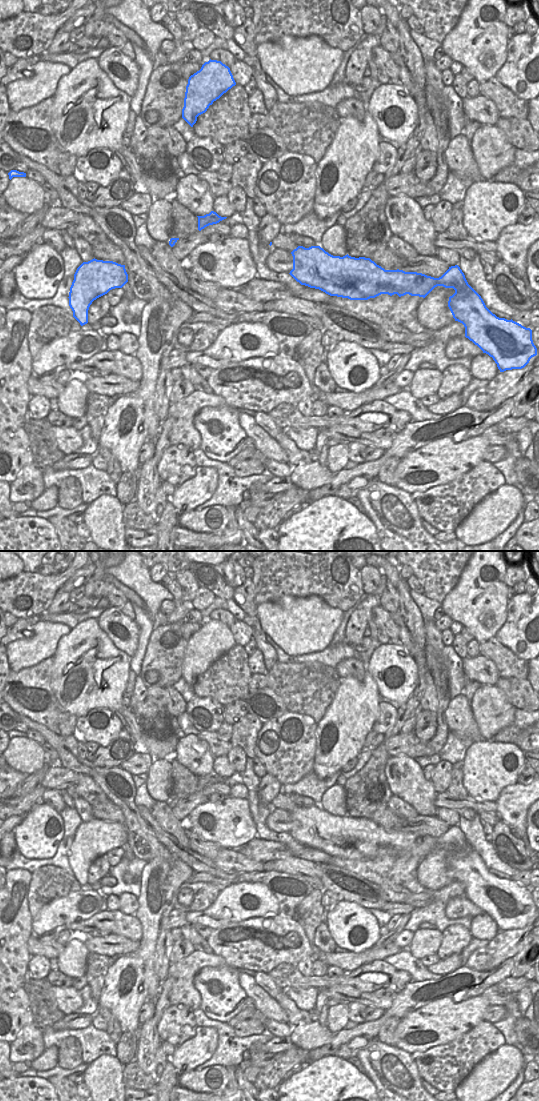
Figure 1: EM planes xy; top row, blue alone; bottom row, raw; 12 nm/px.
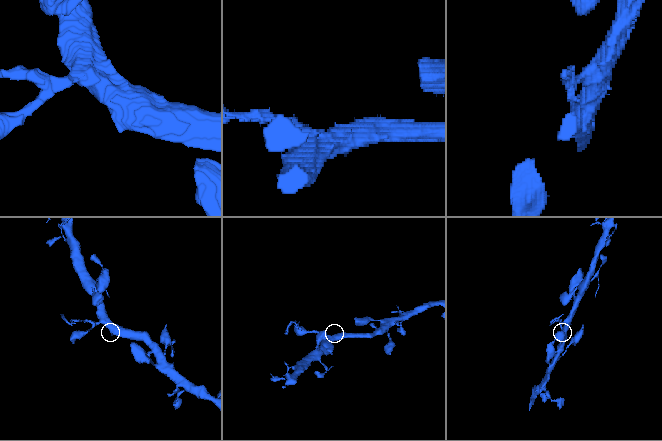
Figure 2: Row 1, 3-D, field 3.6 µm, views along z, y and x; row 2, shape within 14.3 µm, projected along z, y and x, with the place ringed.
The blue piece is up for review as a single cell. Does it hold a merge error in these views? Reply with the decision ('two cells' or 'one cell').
one cell

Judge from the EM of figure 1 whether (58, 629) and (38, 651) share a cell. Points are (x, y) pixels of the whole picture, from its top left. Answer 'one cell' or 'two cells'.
one cell

